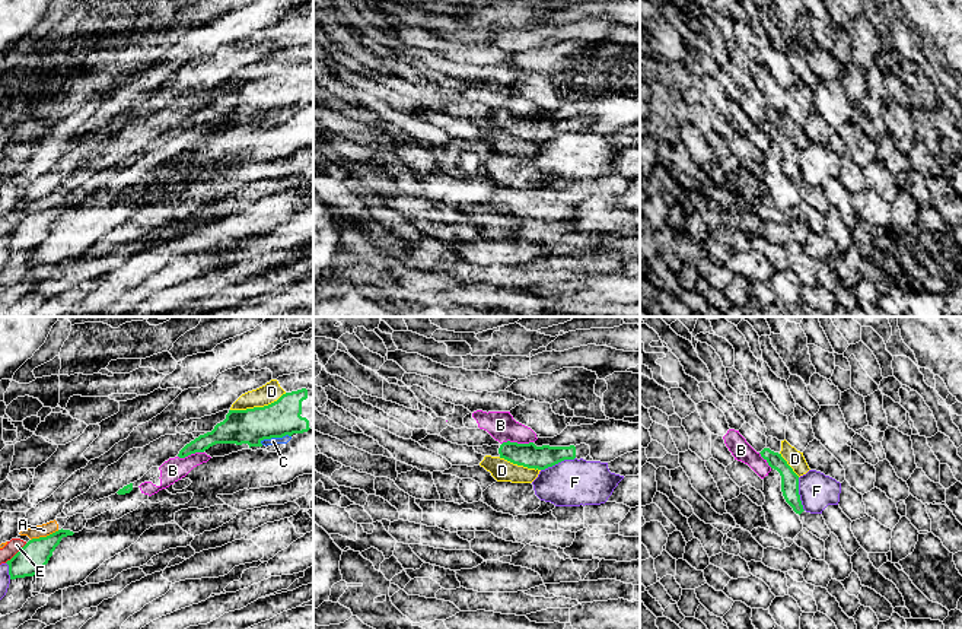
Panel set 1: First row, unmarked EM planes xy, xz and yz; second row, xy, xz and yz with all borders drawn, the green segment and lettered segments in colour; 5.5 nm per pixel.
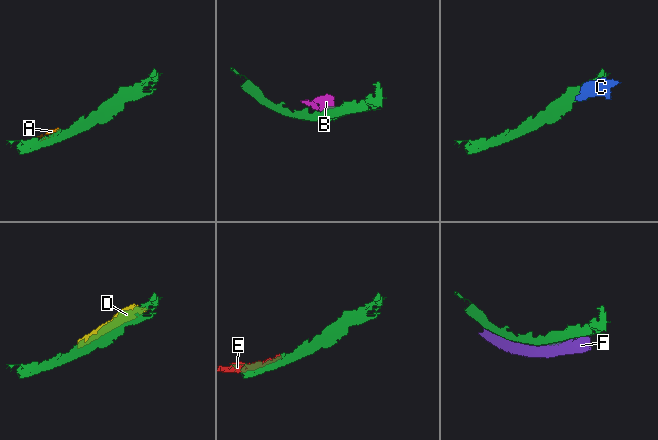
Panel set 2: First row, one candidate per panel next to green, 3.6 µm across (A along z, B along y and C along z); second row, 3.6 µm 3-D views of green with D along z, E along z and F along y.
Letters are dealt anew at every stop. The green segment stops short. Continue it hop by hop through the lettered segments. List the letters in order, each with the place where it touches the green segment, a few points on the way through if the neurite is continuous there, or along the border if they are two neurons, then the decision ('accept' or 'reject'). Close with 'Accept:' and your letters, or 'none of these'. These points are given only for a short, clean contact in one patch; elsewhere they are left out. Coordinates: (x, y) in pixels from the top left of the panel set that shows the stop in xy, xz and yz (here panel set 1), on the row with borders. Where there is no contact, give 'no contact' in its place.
A: meets green in xy at (44, 537); reject
B: meets green in xz at (516, 442); border along xz (532, 441), (505, 441), (502, 444); reject
C: meets green in xy at (274, 437); reject
D: meets green in xy at (258, 407); reject
E: meets green in xy at (16, 553); reject
F: meets green in xz at (557, 463); reject
Accept: none of these

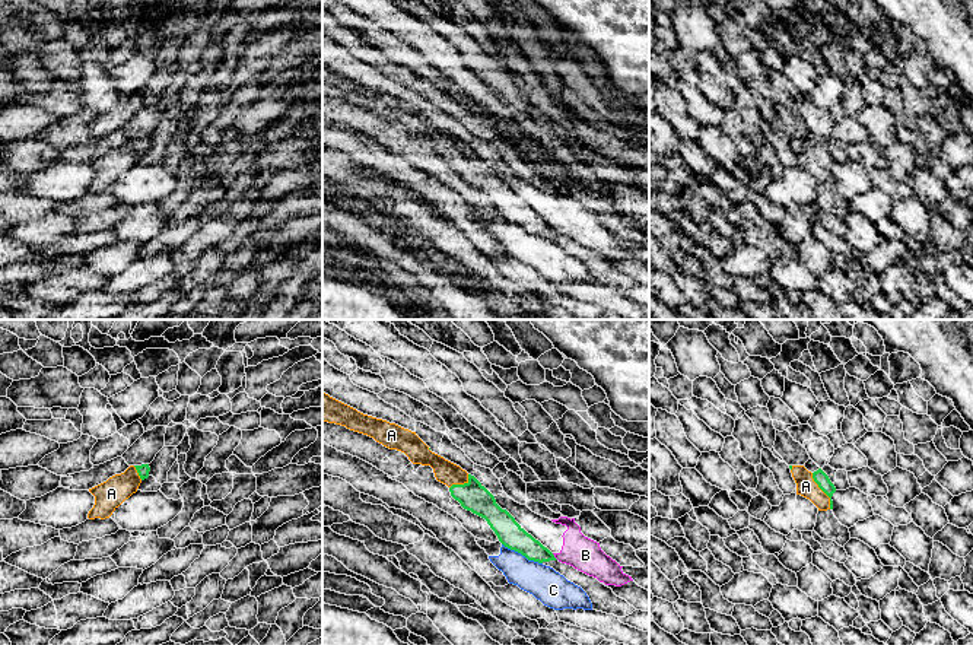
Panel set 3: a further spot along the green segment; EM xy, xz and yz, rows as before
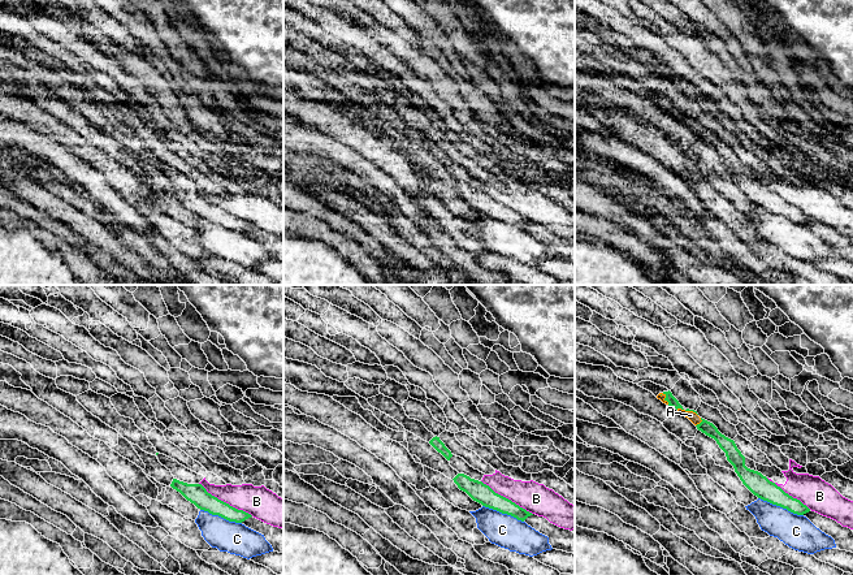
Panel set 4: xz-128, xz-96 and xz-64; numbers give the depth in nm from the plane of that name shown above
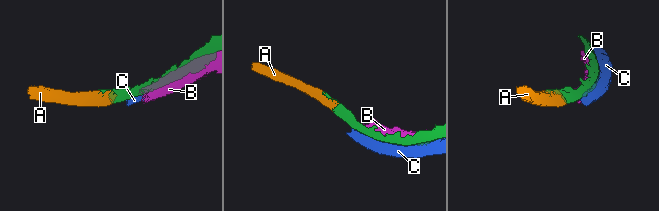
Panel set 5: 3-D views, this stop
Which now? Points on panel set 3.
A: meets green in yz at (822, 489); accept
B: meets green in xz at (553, 556); reject
C: meets green in xz at (522, 555); reject
Accept: A

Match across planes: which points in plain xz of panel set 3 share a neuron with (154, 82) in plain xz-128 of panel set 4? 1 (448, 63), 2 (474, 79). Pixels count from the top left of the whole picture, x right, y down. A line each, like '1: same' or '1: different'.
1: same
2: same

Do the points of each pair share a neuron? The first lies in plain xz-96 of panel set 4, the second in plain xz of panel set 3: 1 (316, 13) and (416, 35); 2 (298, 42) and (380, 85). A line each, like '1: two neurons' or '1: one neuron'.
1: two neurons
2: one neuron

